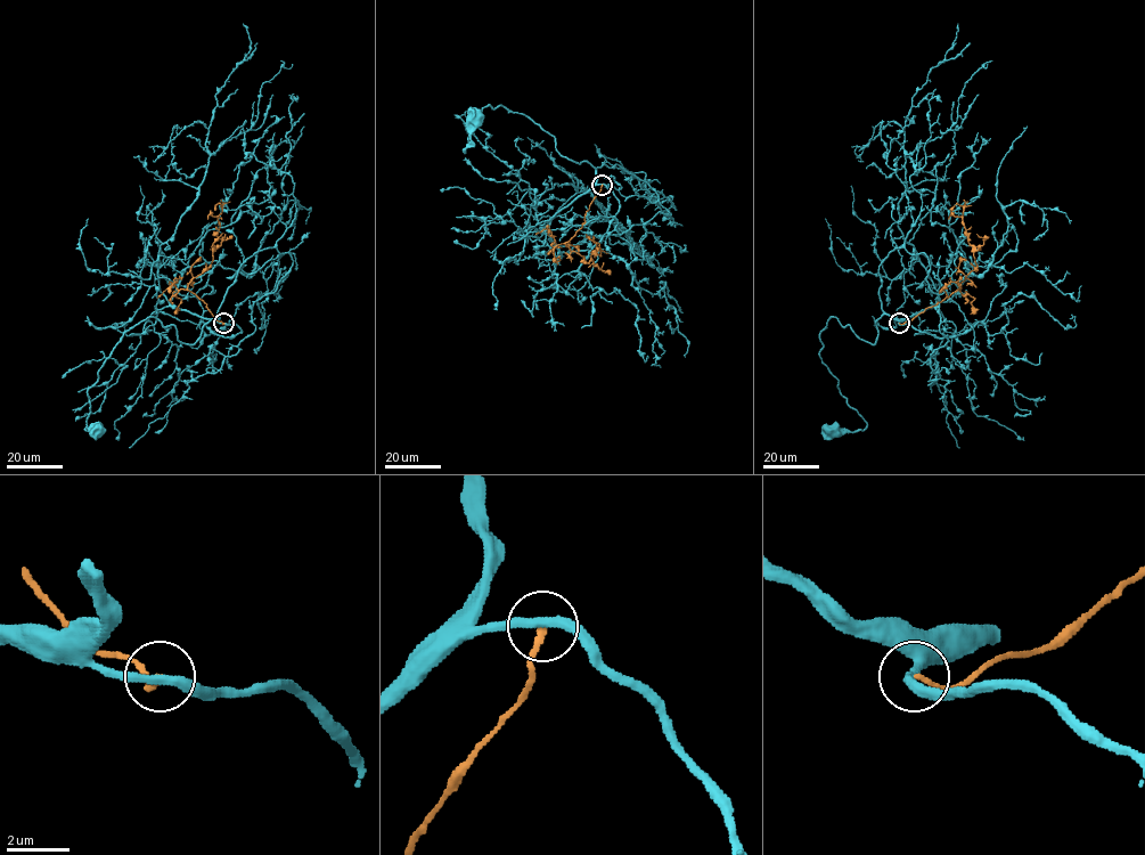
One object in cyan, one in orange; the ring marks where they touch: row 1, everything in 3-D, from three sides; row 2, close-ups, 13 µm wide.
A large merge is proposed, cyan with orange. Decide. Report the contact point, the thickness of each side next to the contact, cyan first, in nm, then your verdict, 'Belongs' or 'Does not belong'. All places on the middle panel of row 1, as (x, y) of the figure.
Place: (602, 185). Thickness 300 nm (cyan) against 170 nm. Does not belong

